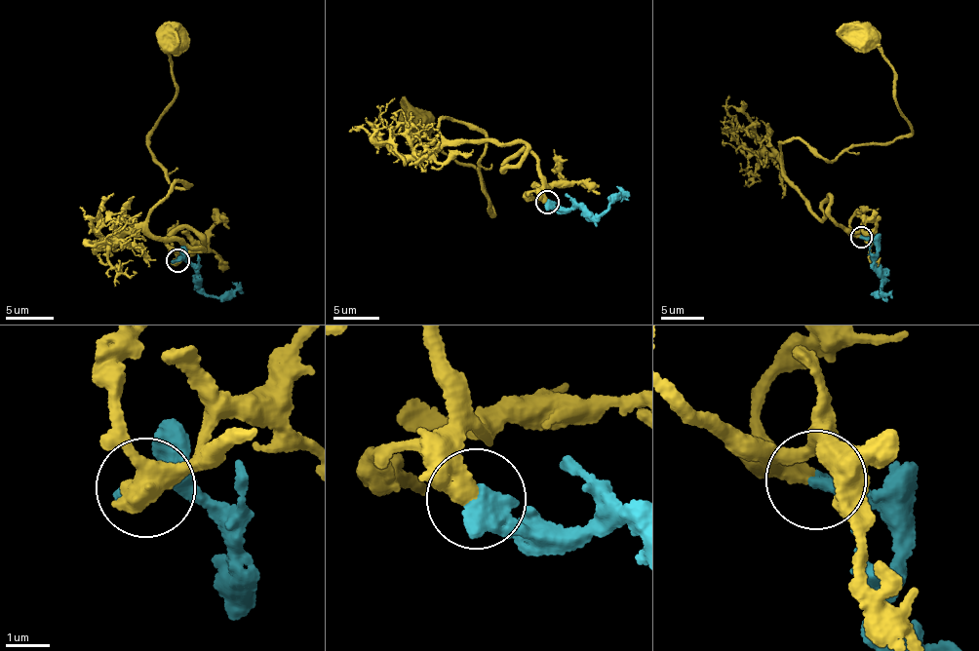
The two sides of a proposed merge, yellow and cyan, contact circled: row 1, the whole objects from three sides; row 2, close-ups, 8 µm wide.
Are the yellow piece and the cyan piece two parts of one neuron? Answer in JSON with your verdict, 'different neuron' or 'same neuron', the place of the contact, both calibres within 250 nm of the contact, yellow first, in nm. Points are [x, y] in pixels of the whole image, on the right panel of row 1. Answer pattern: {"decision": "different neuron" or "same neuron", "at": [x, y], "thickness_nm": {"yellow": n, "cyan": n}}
{"decision": "same neuron", "at": [861, 237], "thickness_nm": {"yellow": 340, "cyan": 550}}

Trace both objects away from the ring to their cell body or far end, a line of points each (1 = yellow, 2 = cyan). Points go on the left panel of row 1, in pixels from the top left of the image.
1: (178, 260), (203, 241), (148, 230), (189, 184), (148, 145), (176, 39)
2: (178, 260), (194, 267), (196, 284), (204, 292), (219, 297), (238, 288)

